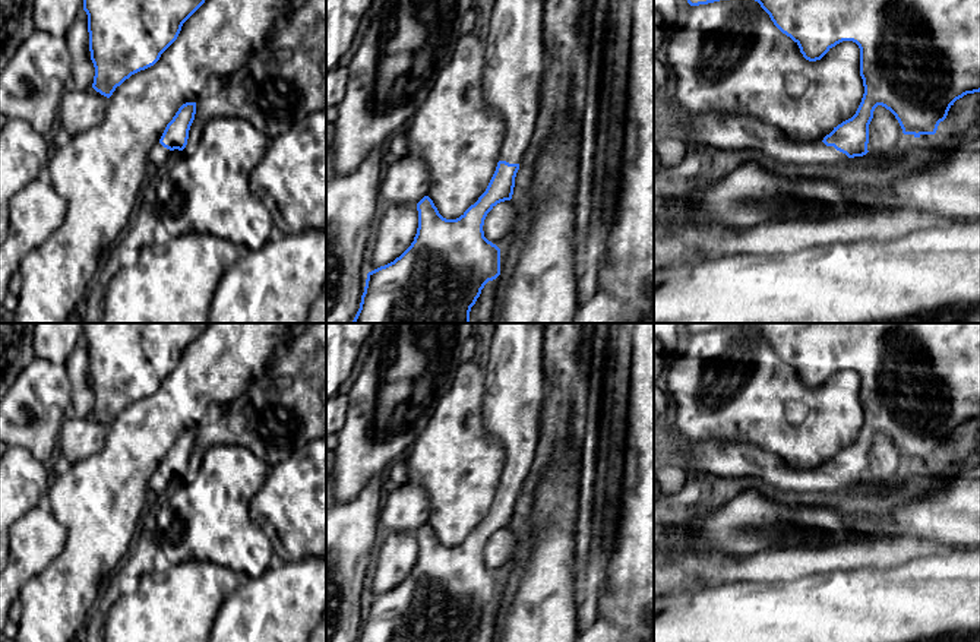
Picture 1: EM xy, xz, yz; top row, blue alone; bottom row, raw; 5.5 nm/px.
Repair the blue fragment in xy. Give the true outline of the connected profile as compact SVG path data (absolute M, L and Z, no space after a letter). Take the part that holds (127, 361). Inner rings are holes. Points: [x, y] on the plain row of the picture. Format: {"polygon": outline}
{"polygon": "M83 323L89 379L95 395L92 415L110 426L132 402L154 393L177 367L183 351L209 323Z"}

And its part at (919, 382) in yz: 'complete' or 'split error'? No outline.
complete

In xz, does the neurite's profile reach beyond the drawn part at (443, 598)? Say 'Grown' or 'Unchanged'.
Grown

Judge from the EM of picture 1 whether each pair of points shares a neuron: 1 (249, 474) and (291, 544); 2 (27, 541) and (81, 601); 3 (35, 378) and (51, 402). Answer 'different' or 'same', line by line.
1: different
2: different
3: same

